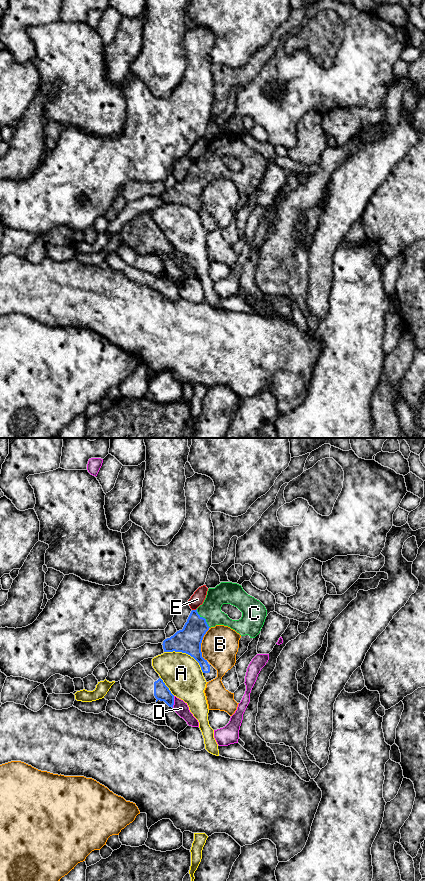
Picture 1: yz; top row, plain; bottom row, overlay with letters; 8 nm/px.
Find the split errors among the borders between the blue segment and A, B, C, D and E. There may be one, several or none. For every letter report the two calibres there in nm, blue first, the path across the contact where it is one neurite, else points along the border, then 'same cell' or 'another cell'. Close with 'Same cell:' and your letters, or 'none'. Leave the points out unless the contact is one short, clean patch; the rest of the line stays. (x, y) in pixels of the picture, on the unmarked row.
A: 200 nm thick on the blue side, 320 nm on the other; another cell
B: 200 nm thick on the blue side, 300 nm on the other; another cell
C: 200 nm thick on the blue side, 160 nm on the other; runs through yz (188, 192), (196, 178), (204, 170), (222, 146); same cell
D: 130 nm thick on the blue side, 110 nm on the other; border along yz (174, 248), (172, 259); another cell
E: 200 nm thick on the blue side, 110 nm on the other; another cell
Same cell: C

